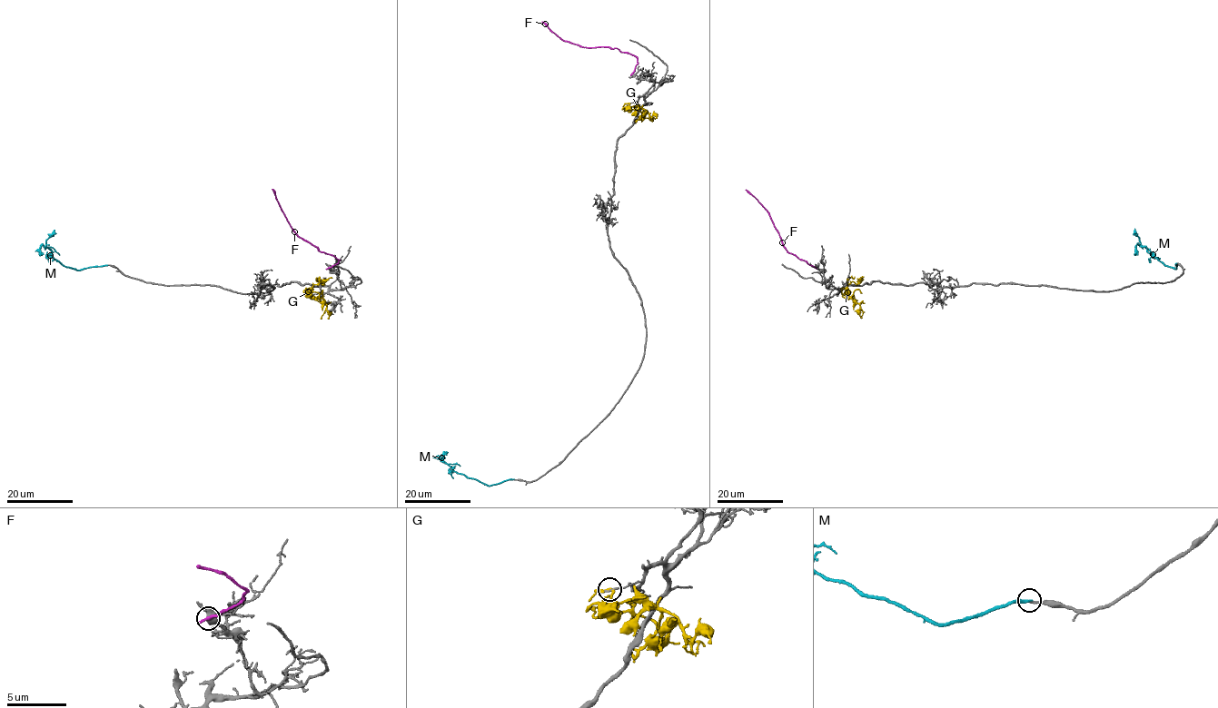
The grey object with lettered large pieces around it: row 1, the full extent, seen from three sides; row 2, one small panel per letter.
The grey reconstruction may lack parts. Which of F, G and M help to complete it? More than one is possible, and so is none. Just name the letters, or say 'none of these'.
M

